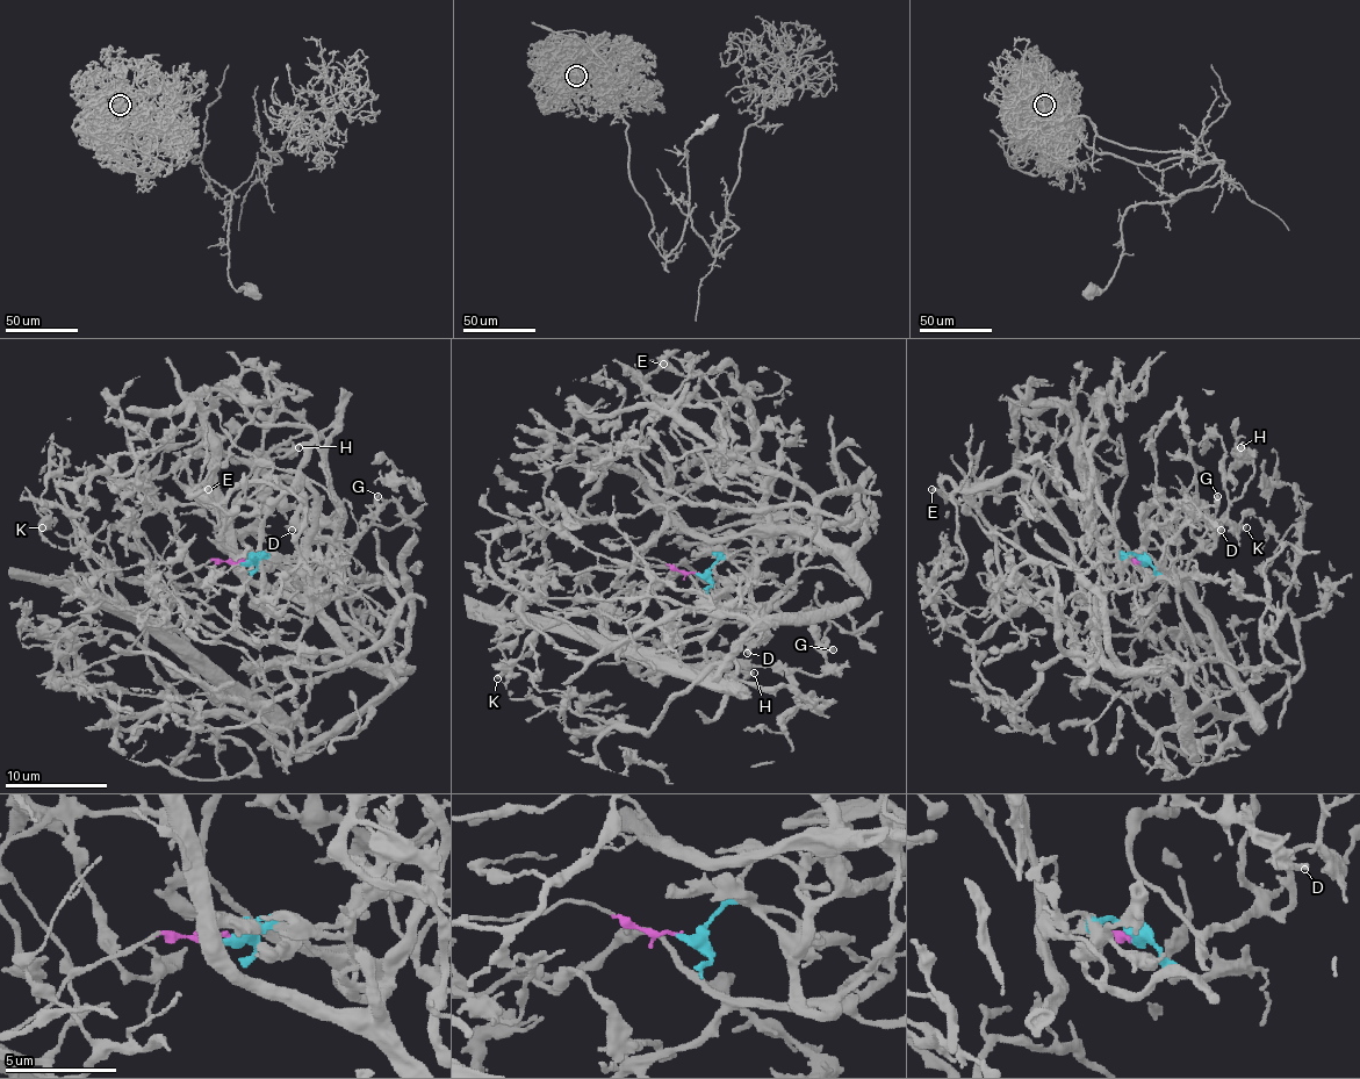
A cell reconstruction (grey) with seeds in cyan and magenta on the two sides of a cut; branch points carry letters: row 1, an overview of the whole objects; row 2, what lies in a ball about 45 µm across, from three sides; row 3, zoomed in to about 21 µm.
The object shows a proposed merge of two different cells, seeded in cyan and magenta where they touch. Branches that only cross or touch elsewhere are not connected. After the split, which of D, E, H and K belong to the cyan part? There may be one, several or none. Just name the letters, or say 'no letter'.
D, E, H

